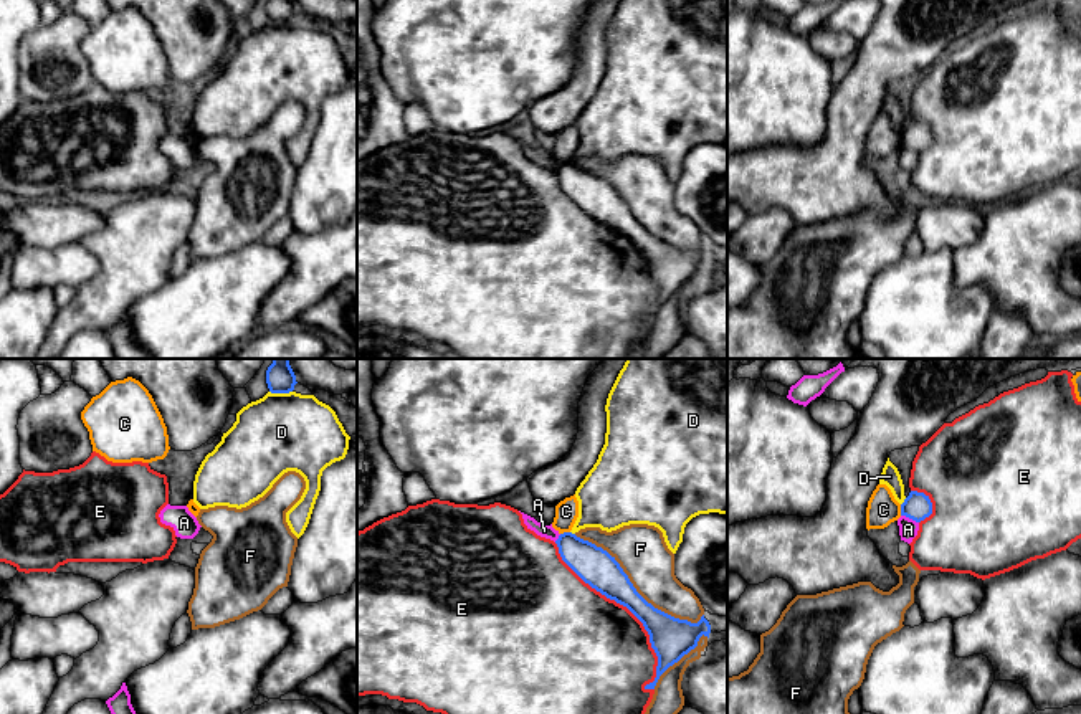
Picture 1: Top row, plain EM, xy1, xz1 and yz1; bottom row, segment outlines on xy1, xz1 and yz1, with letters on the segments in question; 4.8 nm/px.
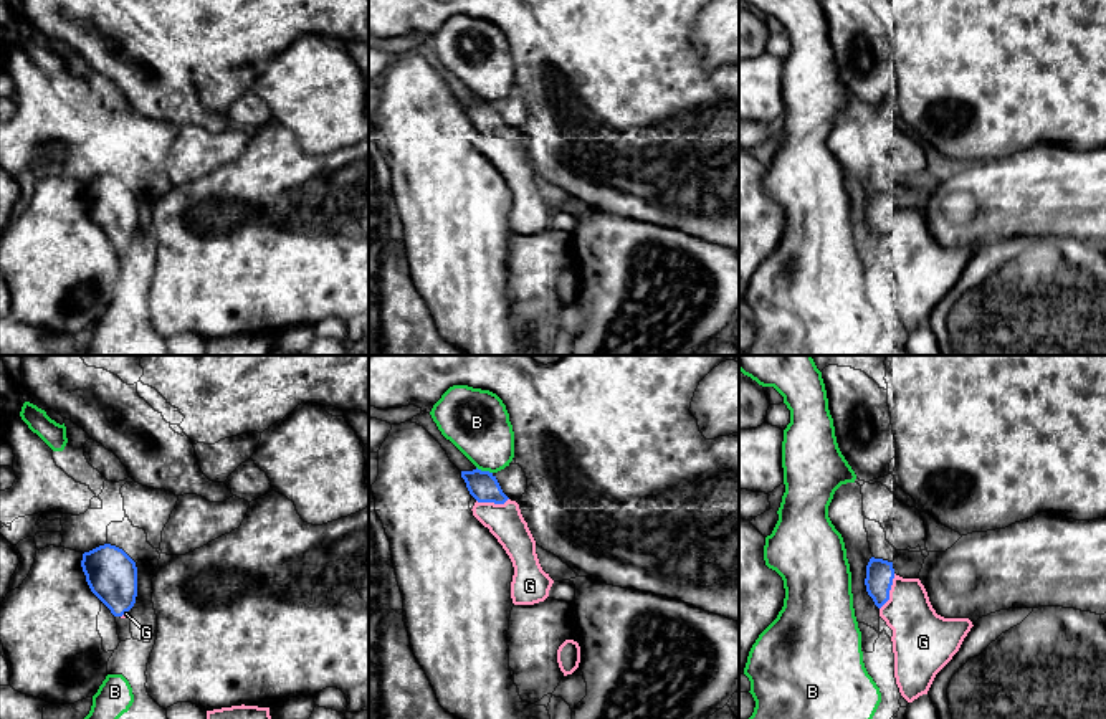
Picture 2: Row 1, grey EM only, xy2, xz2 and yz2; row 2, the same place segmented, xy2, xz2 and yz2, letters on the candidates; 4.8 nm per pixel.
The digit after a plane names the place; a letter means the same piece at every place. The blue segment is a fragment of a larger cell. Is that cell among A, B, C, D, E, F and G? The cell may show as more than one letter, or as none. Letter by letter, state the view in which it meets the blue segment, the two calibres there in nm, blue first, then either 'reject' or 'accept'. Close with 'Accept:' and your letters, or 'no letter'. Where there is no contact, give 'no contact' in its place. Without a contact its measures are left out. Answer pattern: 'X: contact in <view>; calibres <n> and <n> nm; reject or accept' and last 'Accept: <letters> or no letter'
A: contact in yz1; calibres 140 and 100 nm; reject
B: contact in xz2; calibres 150 and 320 nm; reject
C: contact in yz1; calibres 140 and 150 nm; reject
D: contact in xy1; calibres 140 and 380 nm; reject
E: contact in xz1; calibres 200 and 500 nm; reject
F: contact in xz1; calibres 180 and 260 nm; reject
G: contact in yz2; calibres 140 and 260 nm; accept
Accept: G

